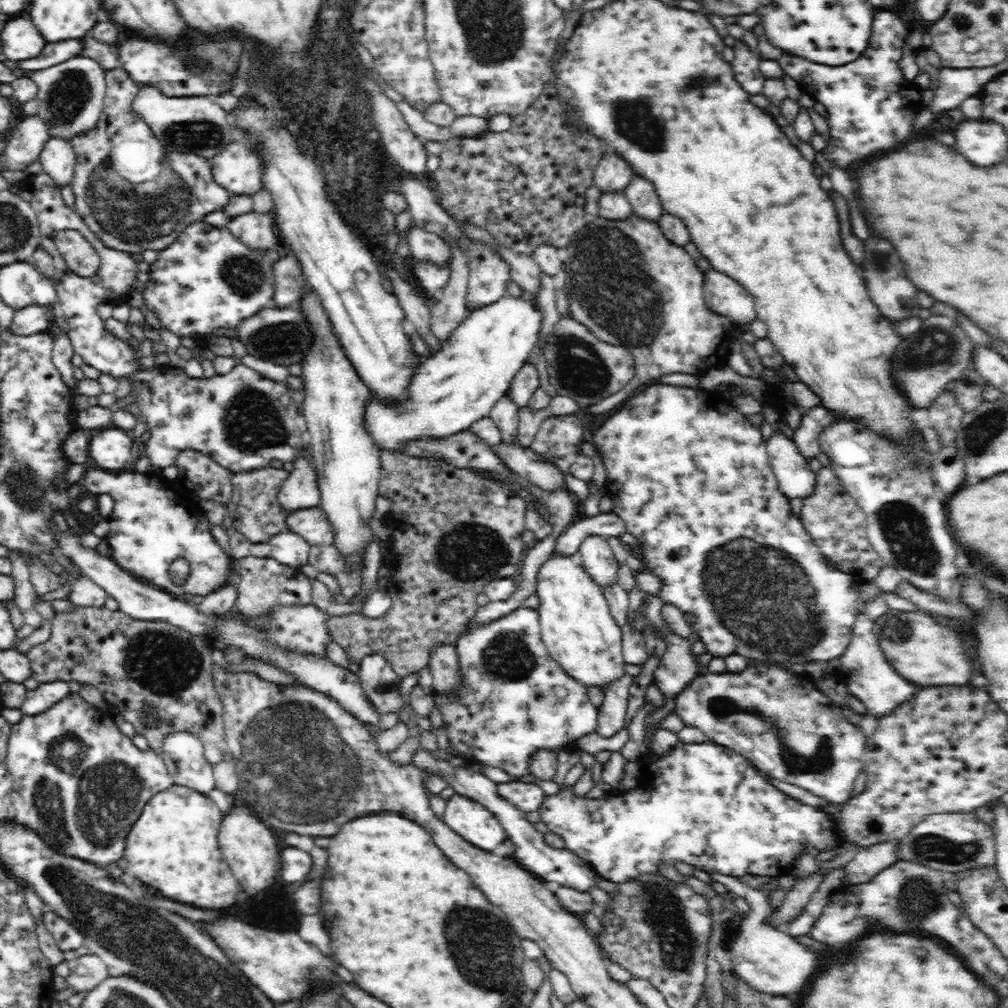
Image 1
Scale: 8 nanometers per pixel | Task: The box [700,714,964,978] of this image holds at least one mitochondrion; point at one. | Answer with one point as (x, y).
(821, 761)

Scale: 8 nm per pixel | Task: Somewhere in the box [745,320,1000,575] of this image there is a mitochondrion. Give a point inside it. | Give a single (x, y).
(936, 345)

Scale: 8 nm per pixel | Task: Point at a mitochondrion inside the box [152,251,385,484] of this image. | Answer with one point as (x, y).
(251, 420)

